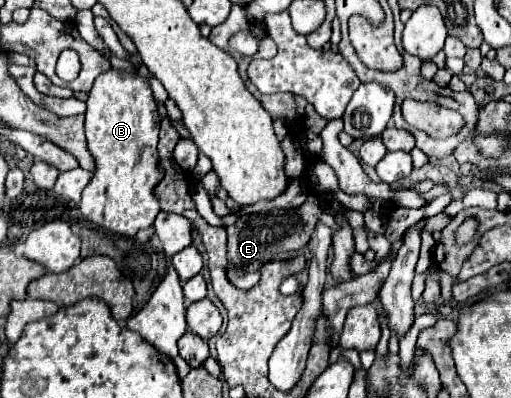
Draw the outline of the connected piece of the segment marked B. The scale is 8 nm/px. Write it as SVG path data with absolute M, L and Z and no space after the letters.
M109 71L101 73L87 99L87 113L85 113L85 131L87 131L87 145L91 155L95 157L97 169L91 183L85 187L81 197L81 213L95 225L103 225L113 233L135 237L139 229L153 225L157 213L161 211L155 187L161 183L161 167L157 165L157 141L159 141L159 113L157 103L153 99L151 85L141 75L125 75L125 77L109 77Z

